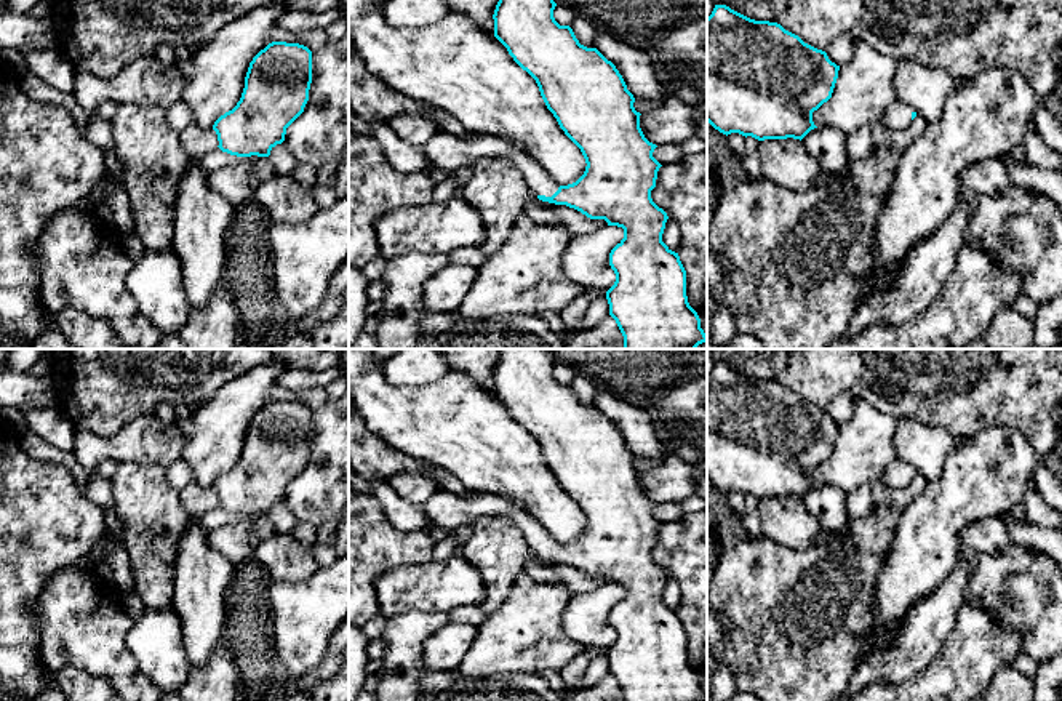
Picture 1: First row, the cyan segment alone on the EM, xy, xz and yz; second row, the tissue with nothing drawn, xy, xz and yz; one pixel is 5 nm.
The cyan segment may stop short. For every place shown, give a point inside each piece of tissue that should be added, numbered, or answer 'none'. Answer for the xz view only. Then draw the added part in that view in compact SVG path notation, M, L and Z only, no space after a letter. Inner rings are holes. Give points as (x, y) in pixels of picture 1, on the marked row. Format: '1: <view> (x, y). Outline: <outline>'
1: xz (445, 151). Outline: M437 133L424 144L424 152L433 166L440 166L449 173L462 166L470 166L481 157L509 158L523 173L534 197L552 197L560 187L529 154L505 138L478 136L464 141L446 133Z

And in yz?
1: yz (898, 116). Outline: M896 101L884 110L880 123L891 130L905 130L912 123L912 112L910 106Z

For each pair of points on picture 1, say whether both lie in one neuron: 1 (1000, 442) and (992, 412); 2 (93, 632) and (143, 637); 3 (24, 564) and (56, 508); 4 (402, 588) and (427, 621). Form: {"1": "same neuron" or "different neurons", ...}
{"1": "different neurons", "2": "different neurons", "3": "same neuron", "4": "different neurons"}

